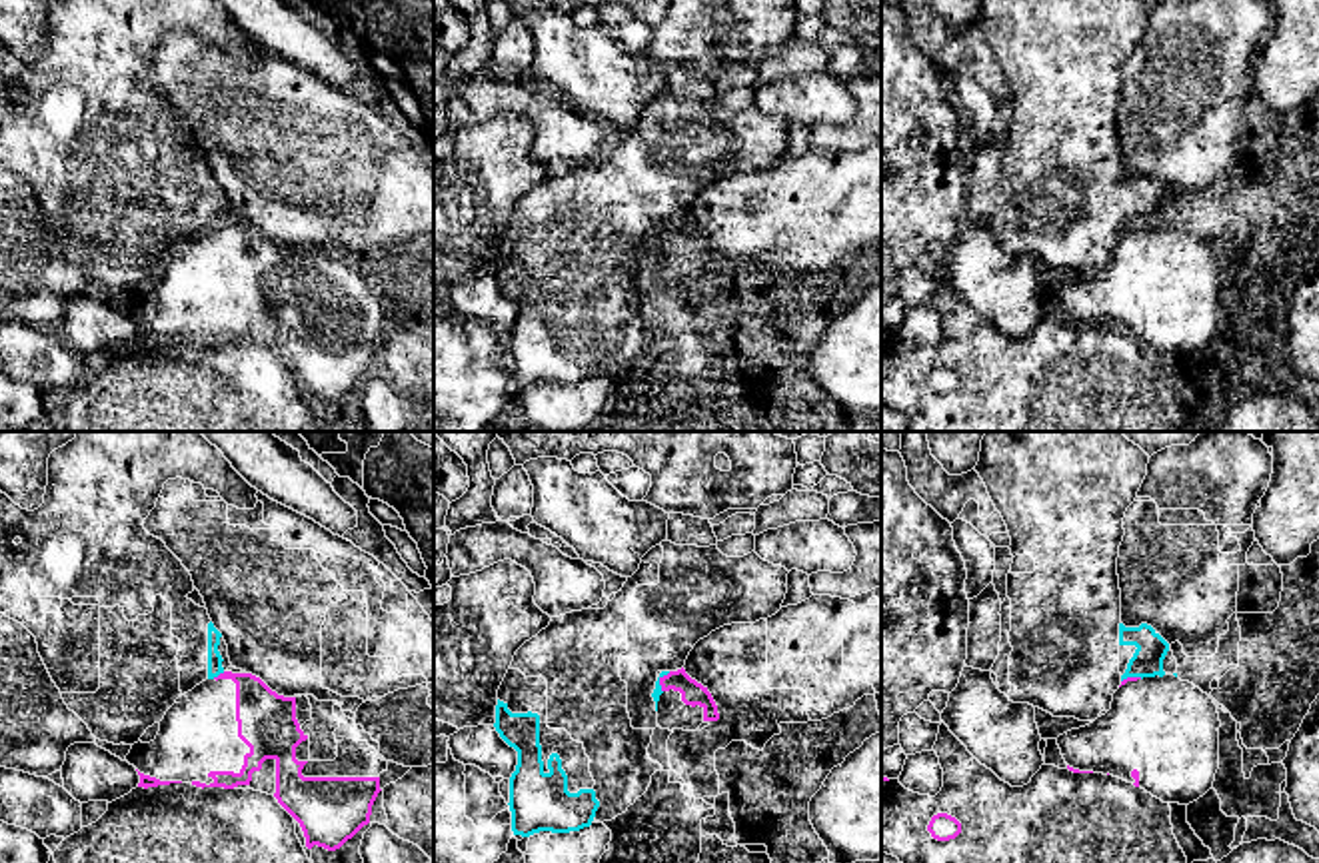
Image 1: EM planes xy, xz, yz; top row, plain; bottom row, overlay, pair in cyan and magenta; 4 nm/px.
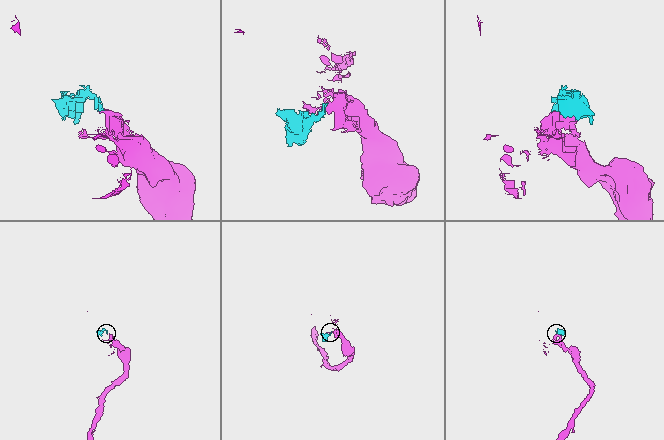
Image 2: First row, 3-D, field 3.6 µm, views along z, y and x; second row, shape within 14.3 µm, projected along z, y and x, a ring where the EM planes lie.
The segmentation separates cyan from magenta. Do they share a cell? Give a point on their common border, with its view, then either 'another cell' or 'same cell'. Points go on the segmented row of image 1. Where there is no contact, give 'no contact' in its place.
xy (218, 674) | another cell

